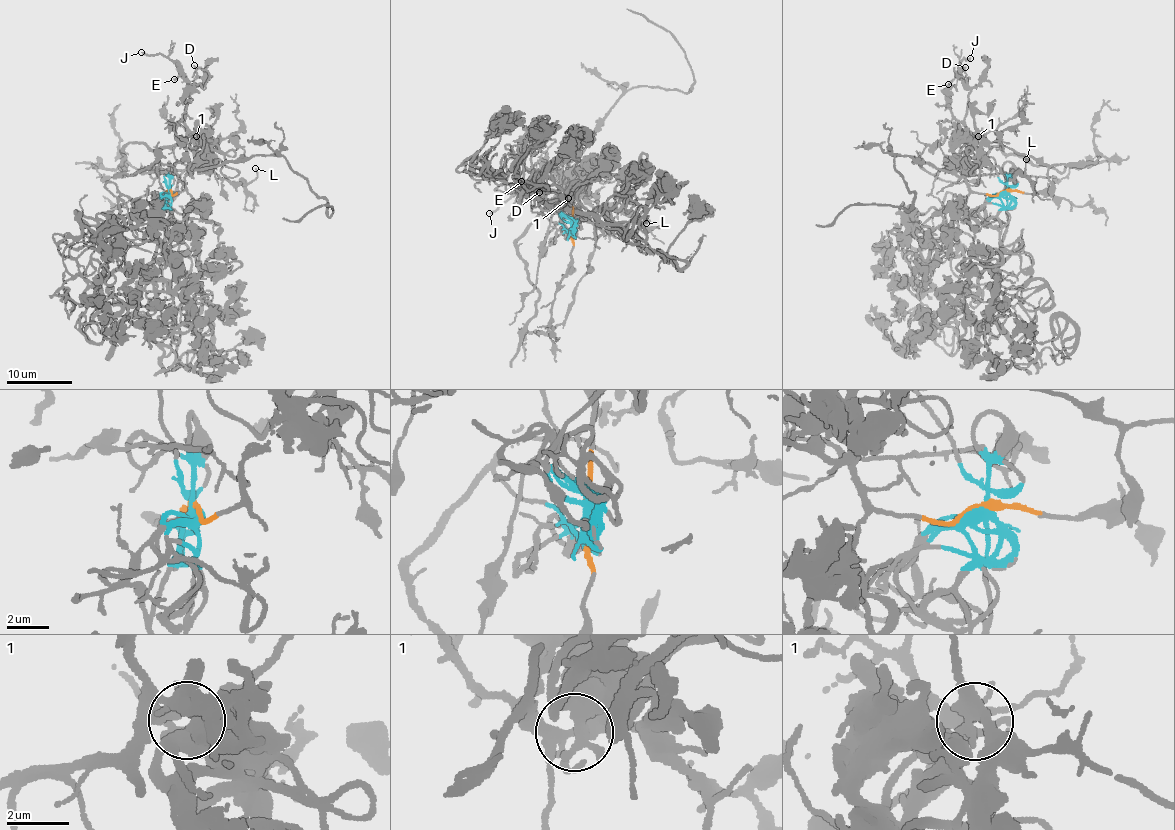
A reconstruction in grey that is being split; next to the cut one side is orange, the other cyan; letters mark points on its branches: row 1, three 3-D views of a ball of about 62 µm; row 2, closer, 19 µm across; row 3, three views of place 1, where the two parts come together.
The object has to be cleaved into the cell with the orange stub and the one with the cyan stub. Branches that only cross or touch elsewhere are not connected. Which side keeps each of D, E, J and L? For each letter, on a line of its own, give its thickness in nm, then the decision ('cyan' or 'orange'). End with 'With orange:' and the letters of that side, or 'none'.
D: 110 nm | orange
E: 160 nm | orange
J: 180 nm | orange
L: 120 nm | orange
With orange: D, E, J, L

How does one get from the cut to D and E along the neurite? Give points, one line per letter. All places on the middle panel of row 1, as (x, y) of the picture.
D: (572, 225), (573, 193), (569, 176), (562, 176), (558, 194), (549, 189), (543, 197), (546, 191), (539, 192)
E: (572, 225), (573, 193), (569, 176), (562, 176), (558, 194), (549, 189), (541, 197), (521, 180)

